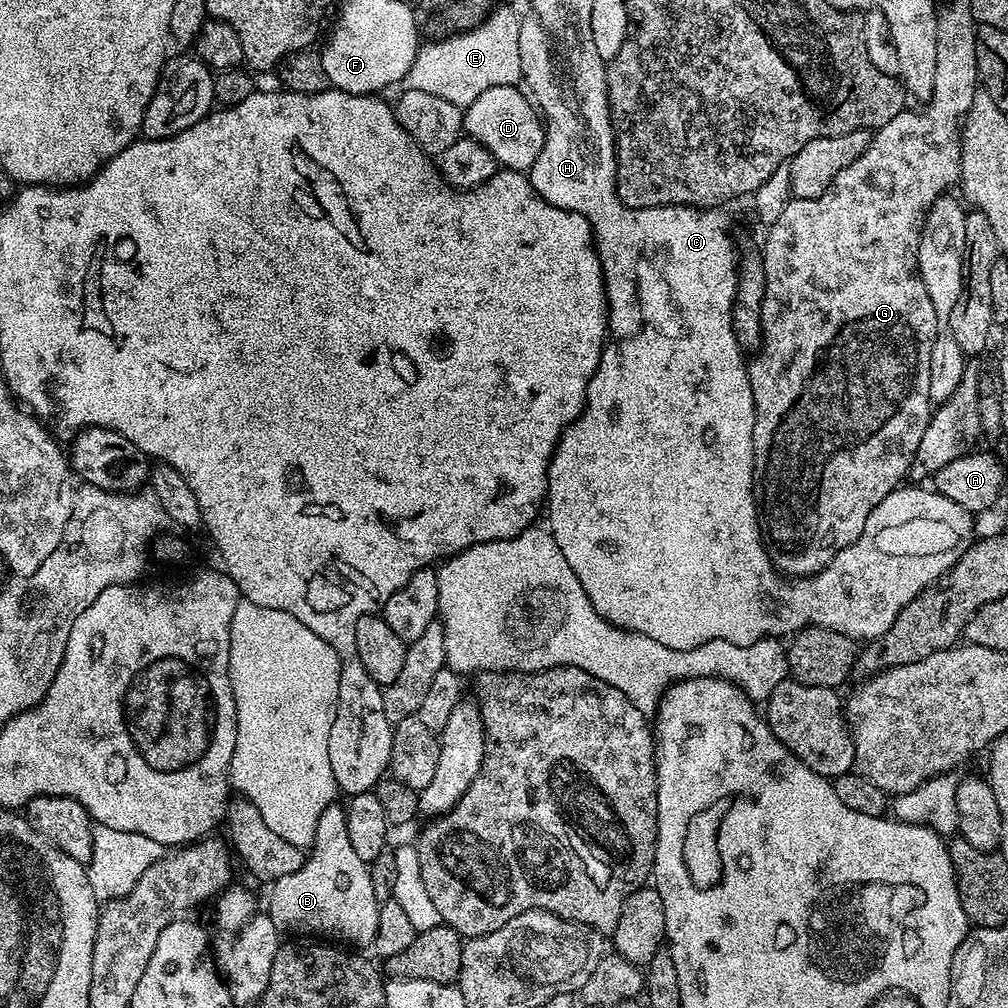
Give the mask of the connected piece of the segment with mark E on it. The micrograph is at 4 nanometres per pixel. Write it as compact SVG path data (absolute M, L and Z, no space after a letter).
M493 7L475 28L448 34L452 36L446 37L445 40L436 40L433 44L426 45L425 43L419 49L413 66L405 74L402 81L403 87L407 90L426 90L426 94L438 94L447 101L467 106L474 102L474 98L478 98L478 94L490 90L490 86L519 85L522 80L520 51L518 50L521 19L521 13L516 13L512 8Z

